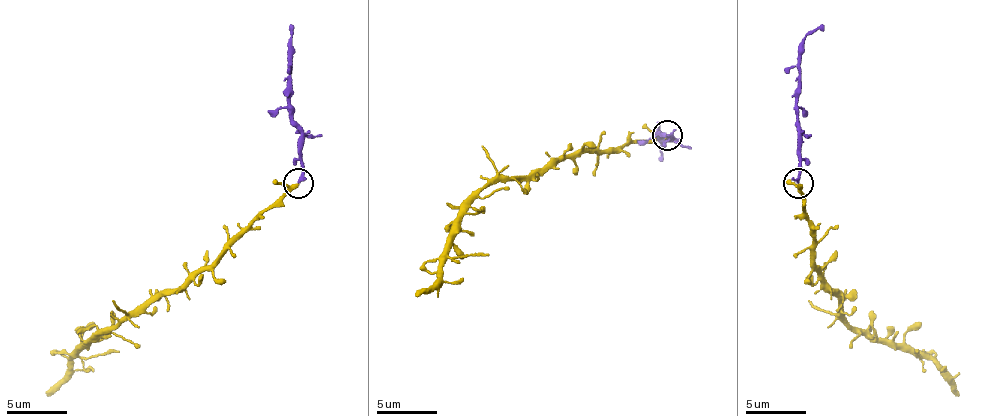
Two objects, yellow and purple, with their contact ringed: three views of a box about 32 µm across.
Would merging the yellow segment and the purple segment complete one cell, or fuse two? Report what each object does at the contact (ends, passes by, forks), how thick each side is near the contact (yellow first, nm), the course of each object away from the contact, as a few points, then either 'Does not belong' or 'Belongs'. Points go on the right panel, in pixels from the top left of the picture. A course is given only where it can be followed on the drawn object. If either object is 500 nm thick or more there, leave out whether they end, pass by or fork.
At the ring yellow passes by. At the ring purple ends. Thickness 280 nm (yellow) against 280 nm. Course of yellow: (799, 185), (802, 215), (814, 239), (814, 263), (841, 296), (841, 314), (877, 338), (937, 365), (958, 395). Course of purple: (799, 182), (799, 128), (796, 119), (799, 44), (823, 23). Belongs

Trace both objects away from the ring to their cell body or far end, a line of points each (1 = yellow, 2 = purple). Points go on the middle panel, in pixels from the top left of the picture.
1: (668, 136), (566, 154), (551, 169), (494, 178), (464, 214), (443, 274), (416, 295)
2: (668, 136), (662, 133), (659, 136), (659, 160)

